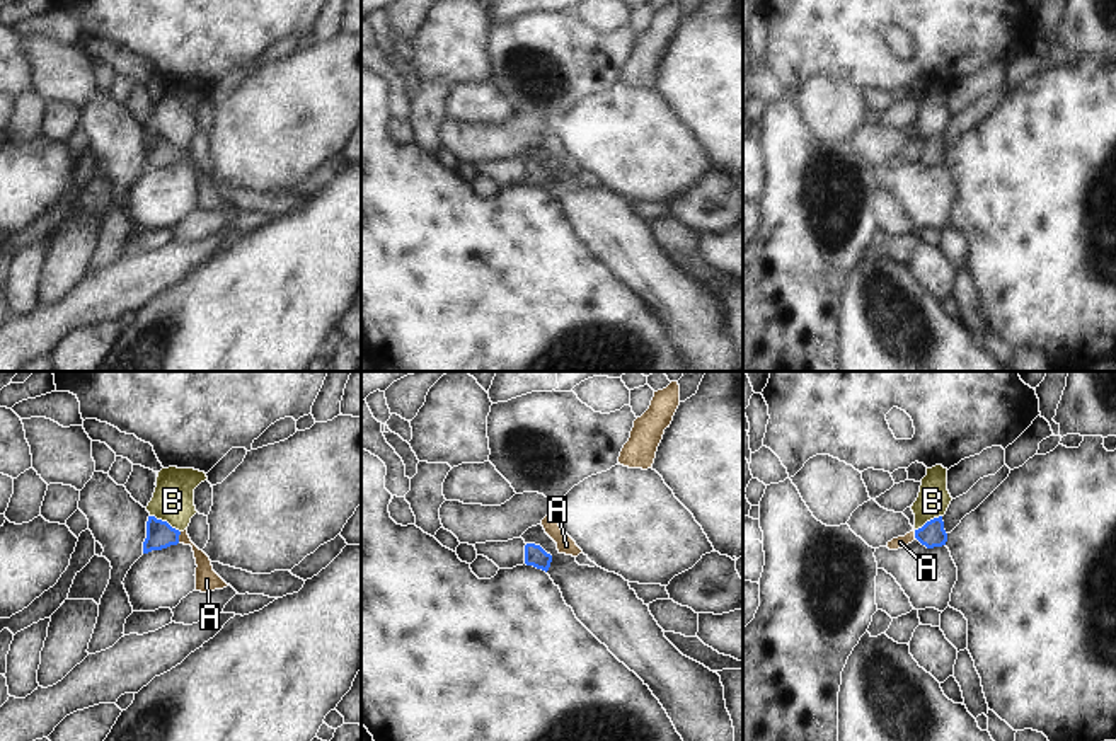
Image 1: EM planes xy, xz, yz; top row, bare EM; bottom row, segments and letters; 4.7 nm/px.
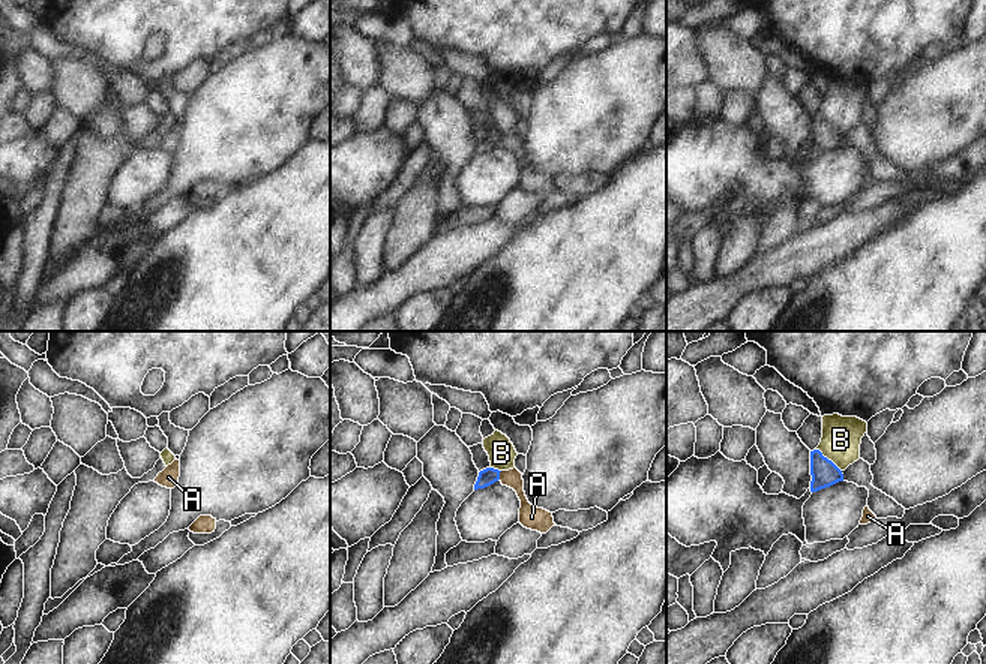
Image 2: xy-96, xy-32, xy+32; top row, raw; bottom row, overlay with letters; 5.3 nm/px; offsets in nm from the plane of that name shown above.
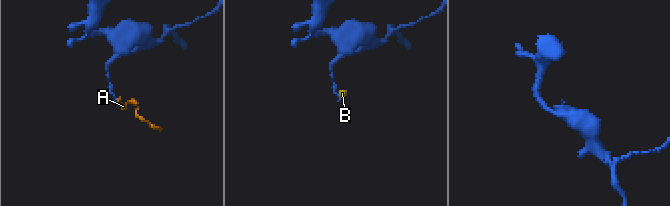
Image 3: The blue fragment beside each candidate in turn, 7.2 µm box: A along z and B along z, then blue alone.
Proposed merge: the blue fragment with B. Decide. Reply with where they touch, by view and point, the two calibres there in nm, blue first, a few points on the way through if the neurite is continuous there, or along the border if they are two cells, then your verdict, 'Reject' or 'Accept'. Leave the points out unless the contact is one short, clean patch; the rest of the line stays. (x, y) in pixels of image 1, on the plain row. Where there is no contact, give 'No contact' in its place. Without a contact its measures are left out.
Touches blue at xy (166, 140). Thickness 130 nm (blue) against 200 nm. Boundary: xy (150, 133), (166, 138), (179, 150). Reject.

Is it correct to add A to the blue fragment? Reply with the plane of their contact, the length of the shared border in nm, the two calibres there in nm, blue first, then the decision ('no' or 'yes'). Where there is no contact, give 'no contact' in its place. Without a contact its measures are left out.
xy | 60 nm | 130/110 nm | yes

